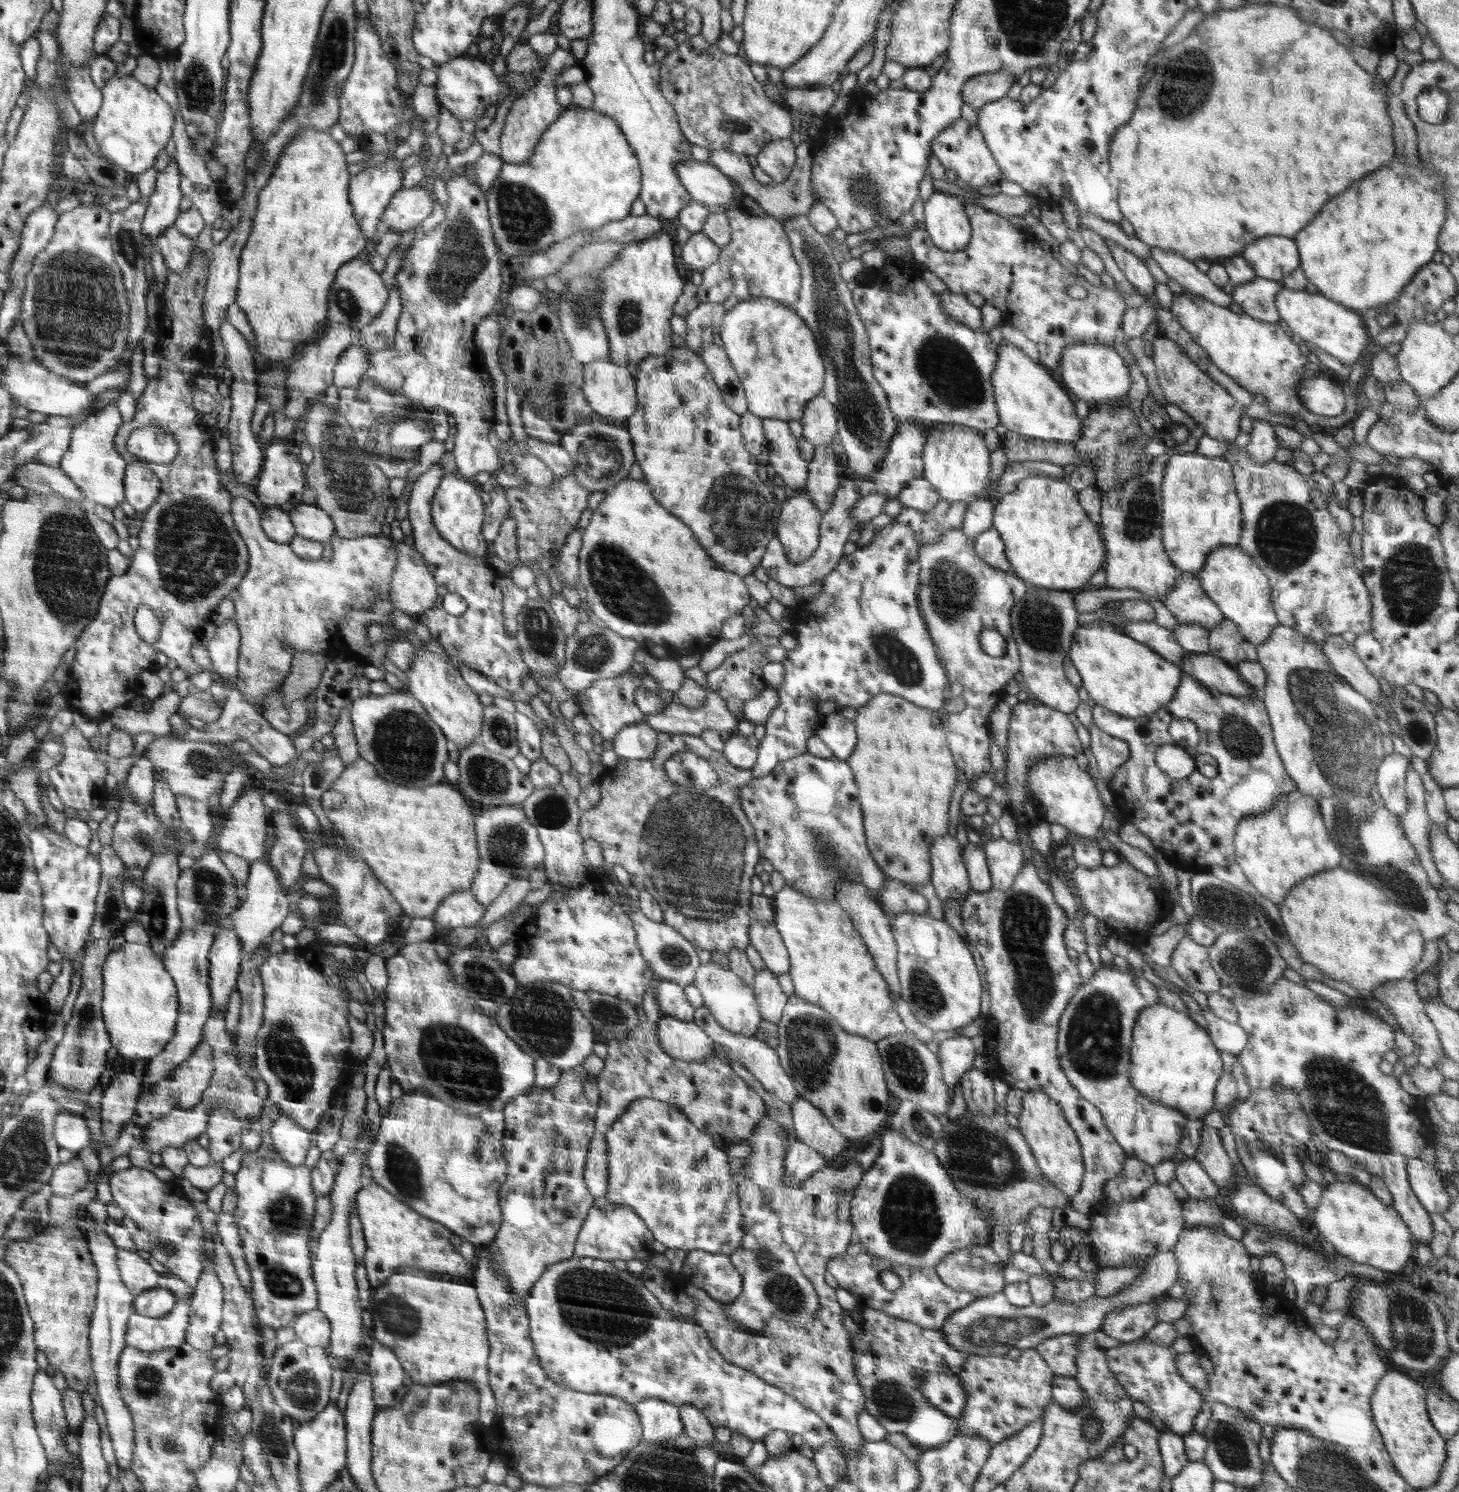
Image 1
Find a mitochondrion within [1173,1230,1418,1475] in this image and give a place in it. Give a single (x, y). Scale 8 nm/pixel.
(1232, 1449)

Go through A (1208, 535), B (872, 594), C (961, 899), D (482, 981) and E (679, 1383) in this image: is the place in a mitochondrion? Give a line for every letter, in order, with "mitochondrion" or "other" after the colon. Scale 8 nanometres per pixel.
A: other
B: other
C: other
D: mitochondrion
E: other

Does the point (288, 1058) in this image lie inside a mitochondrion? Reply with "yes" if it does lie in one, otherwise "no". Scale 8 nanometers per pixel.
yes

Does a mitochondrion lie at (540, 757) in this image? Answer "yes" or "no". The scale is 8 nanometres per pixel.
no

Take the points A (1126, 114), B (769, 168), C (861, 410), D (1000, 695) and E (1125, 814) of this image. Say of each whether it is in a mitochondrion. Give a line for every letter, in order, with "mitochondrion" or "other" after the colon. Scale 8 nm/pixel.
A: other
B: other
C: mitochondrion
D: other
E: other

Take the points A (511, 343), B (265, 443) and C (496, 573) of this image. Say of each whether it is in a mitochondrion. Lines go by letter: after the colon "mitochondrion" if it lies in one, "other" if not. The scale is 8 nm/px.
A: other
B: other
C: other

